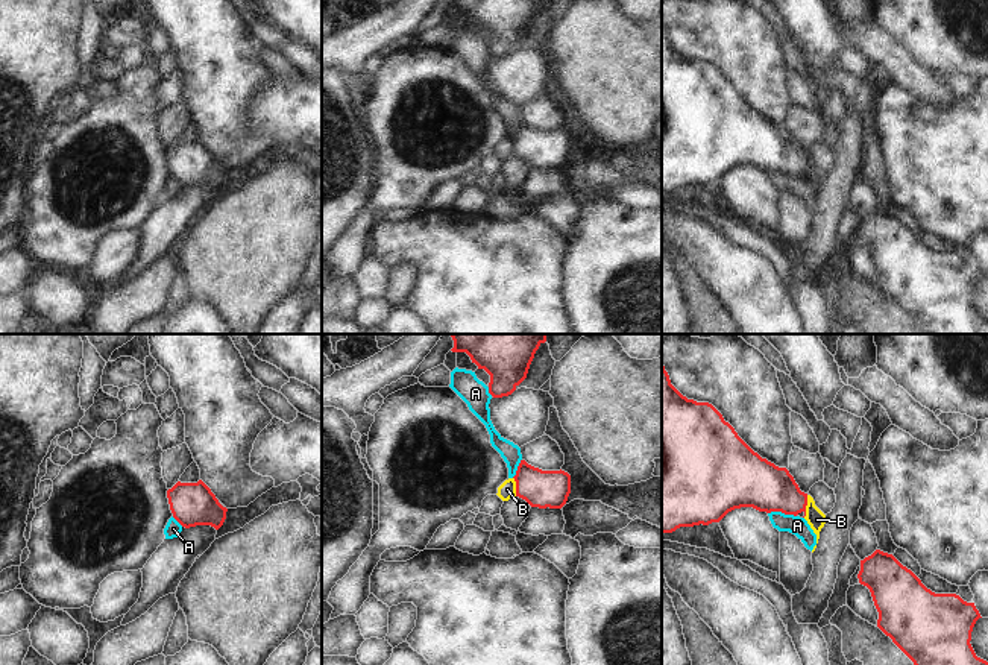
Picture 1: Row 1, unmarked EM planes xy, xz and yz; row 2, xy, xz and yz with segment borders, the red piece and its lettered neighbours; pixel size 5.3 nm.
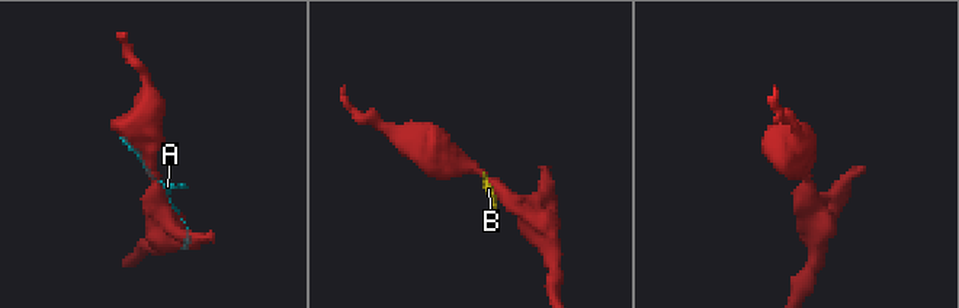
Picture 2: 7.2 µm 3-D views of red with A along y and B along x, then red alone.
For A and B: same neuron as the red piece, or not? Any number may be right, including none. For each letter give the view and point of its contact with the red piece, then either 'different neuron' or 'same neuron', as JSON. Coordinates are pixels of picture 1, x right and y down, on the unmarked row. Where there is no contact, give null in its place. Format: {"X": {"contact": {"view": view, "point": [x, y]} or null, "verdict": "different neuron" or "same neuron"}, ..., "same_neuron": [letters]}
{"A": {"contact": {"view": "yz", "point": [782, 172]}, "verdict": "different neuron"}, "B": {"contact": {"view": "yz", "point": [806, 164]}, "verdict": "different neuron"}, "same_neuron": []}

